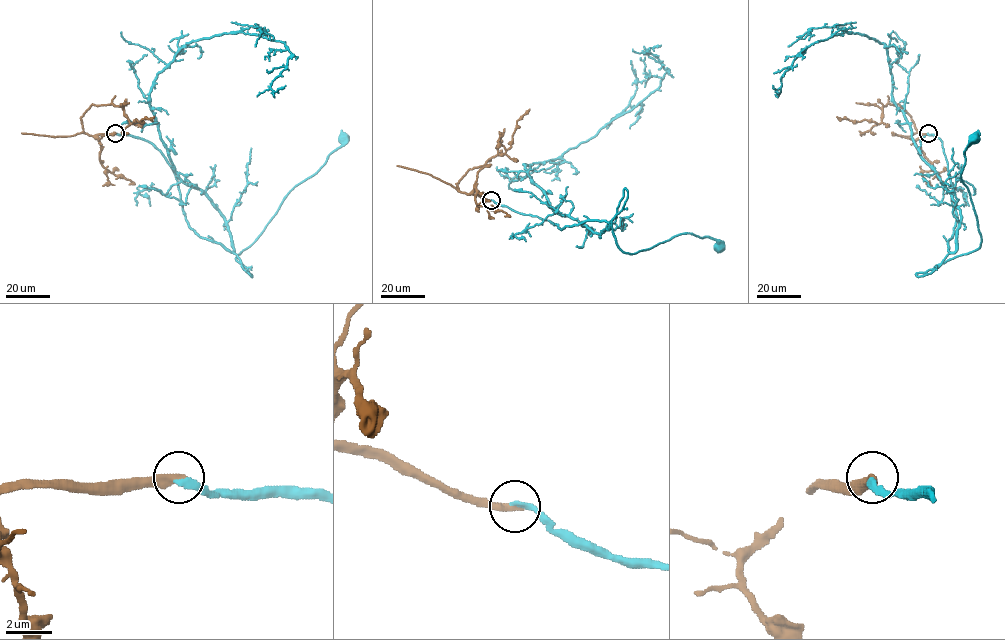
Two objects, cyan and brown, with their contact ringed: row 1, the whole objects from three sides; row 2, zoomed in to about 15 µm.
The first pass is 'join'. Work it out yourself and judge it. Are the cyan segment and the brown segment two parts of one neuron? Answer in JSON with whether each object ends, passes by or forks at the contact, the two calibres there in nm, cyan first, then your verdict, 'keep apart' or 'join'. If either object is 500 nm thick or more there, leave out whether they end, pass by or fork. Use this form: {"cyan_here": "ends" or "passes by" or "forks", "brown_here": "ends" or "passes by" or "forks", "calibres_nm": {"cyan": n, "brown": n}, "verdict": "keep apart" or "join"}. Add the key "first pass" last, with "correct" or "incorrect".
{"cyan_here": "ends", "brown_here": "ends", "calibres_nm": {"cyan": 260, "brown": 360}, "verdict": "join", "first pass": "correct"}

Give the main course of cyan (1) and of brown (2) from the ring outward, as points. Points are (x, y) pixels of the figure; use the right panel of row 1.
1: (928, 133), (942, 141), (957, 215), (943, 263), (980, 246), (976, 215), (961, 178), (964, 151), (974, 139)
2: (928, 133), (921, 135), (898, 104), (883, 106), (879, 123), (836, 117)

